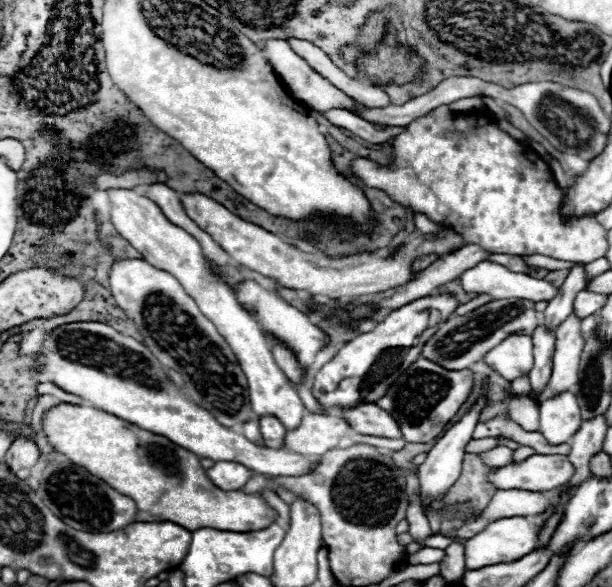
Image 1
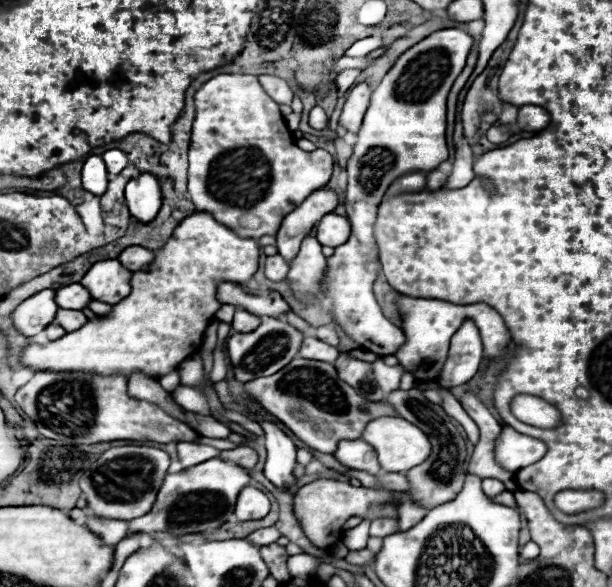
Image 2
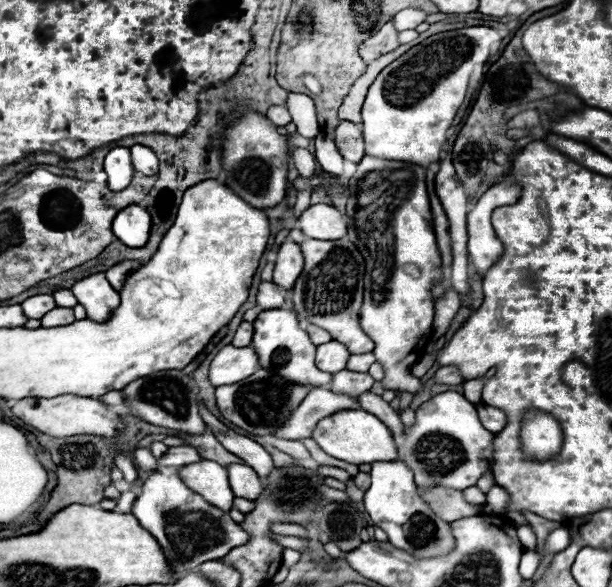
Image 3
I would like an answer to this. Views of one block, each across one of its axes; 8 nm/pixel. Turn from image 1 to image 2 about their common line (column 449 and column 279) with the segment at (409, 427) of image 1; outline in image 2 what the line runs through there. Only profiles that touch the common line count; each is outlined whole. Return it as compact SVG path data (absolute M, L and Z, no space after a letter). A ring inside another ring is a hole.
M298 356L274 376L246 382L244 394L248 400L256 402L268 416L290 428L294 436L302 440L308 448L324 454L334 454L338 442L342 440L360 438L364 426L370 420L382 416L398 416L396 410L384 400L382 402L362 400L354 392L354 388L350 388L346 382L338 378L336 368L332 364L306 360Z

